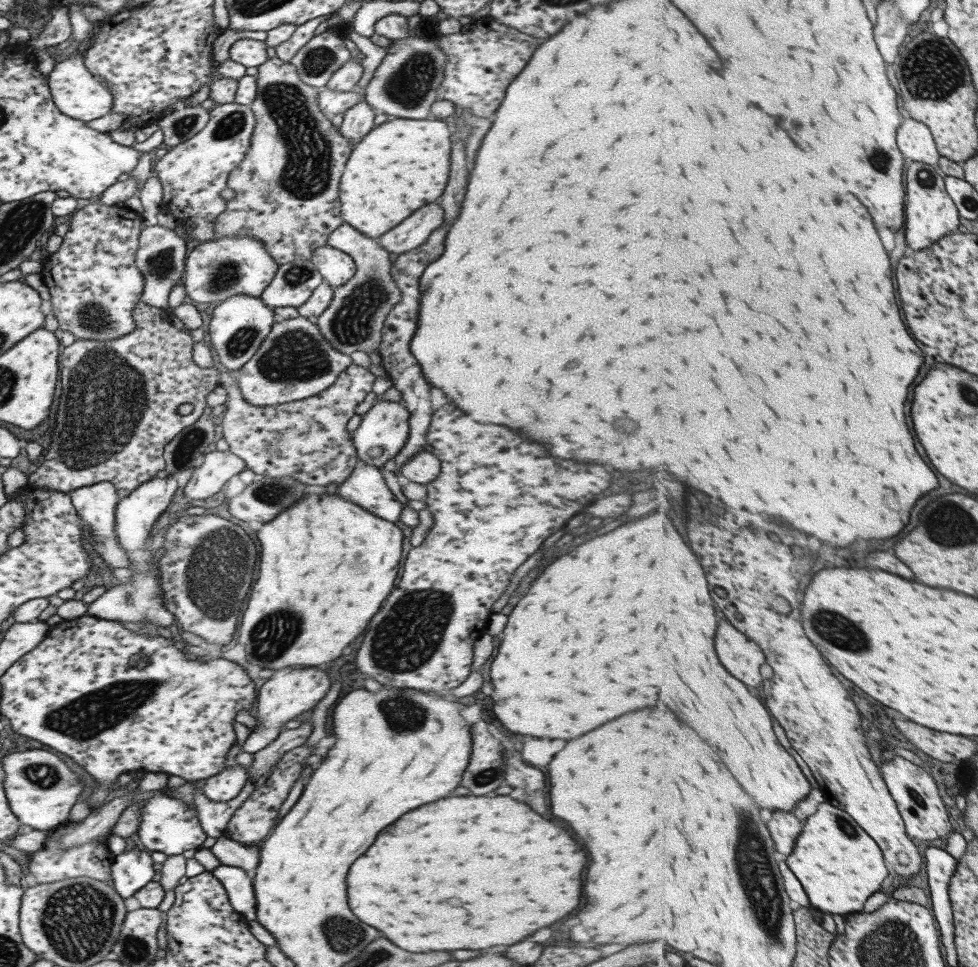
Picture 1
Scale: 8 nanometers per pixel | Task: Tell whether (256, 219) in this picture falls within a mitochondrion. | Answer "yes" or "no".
no

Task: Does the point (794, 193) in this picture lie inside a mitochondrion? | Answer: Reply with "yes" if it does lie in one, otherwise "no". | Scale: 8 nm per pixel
no

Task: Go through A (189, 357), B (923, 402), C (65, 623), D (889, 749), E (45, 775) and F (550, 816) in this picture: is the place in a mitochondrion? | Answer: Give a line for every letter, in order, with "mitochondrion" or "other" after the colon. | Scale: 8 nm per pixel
A: other
B: other
C: other
D: other
E: mitochondrion
F: other

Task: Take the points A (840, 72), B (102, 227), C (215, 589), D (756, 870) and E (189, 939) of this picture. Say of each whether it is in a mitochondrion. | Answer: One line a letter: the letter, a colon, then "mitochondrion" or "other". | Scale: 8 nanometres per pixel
A: other
B: other
C: mitochondrion
D: mitochondrion
E: other

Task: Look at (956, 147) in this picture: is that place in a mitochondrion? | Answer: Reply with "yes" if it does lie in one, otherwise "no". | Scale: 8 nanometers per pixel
no

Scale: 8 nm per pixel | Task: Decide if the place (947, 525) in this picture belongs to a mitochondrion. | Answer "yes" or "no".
yes

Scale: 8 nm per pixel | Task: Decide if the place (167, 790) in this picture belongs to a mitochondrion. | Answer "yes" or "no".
no

